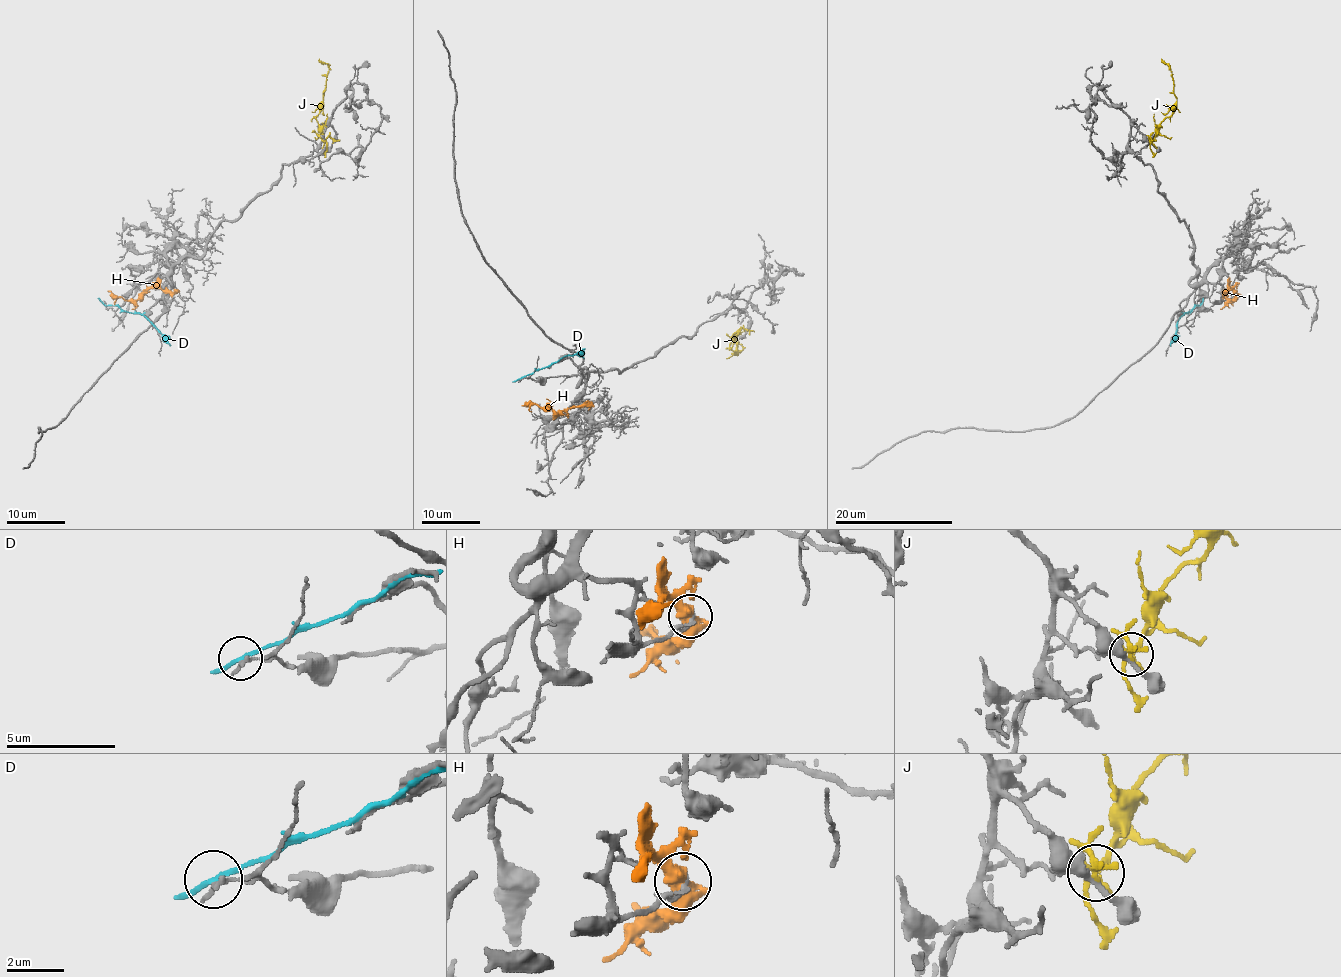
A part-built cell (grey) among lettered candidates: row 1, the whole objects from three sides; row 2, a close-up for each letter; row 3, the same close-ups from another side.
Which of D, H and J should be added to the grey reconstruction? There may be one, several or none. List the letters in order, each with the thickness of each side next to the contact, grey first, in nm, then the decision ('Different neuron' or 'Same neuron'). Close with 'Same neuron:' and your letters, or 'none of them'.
D: Thickness 200 nm (grey) against 160 nm. Different neuron
H: Thickness 180 nm (grey) against 600 nm. Different neuron
J: Thickness 320 nm (grey) against 280 nm. Different neuron
Same neuron: none of them

